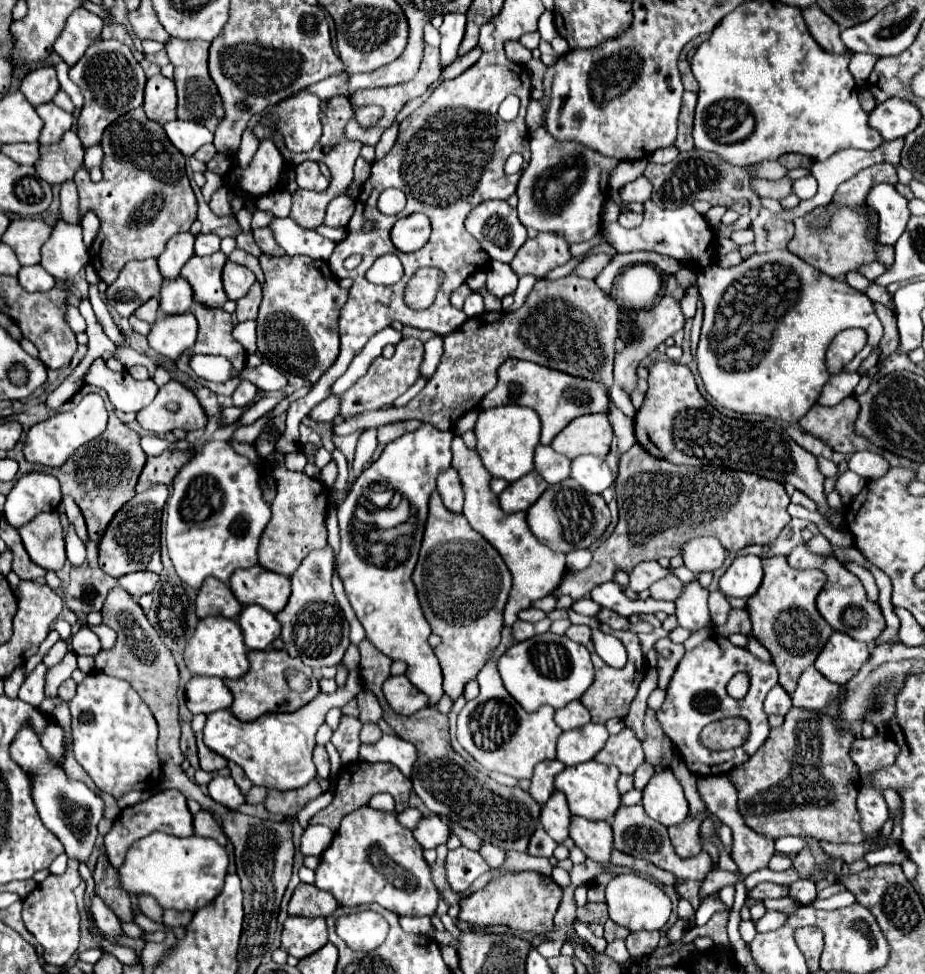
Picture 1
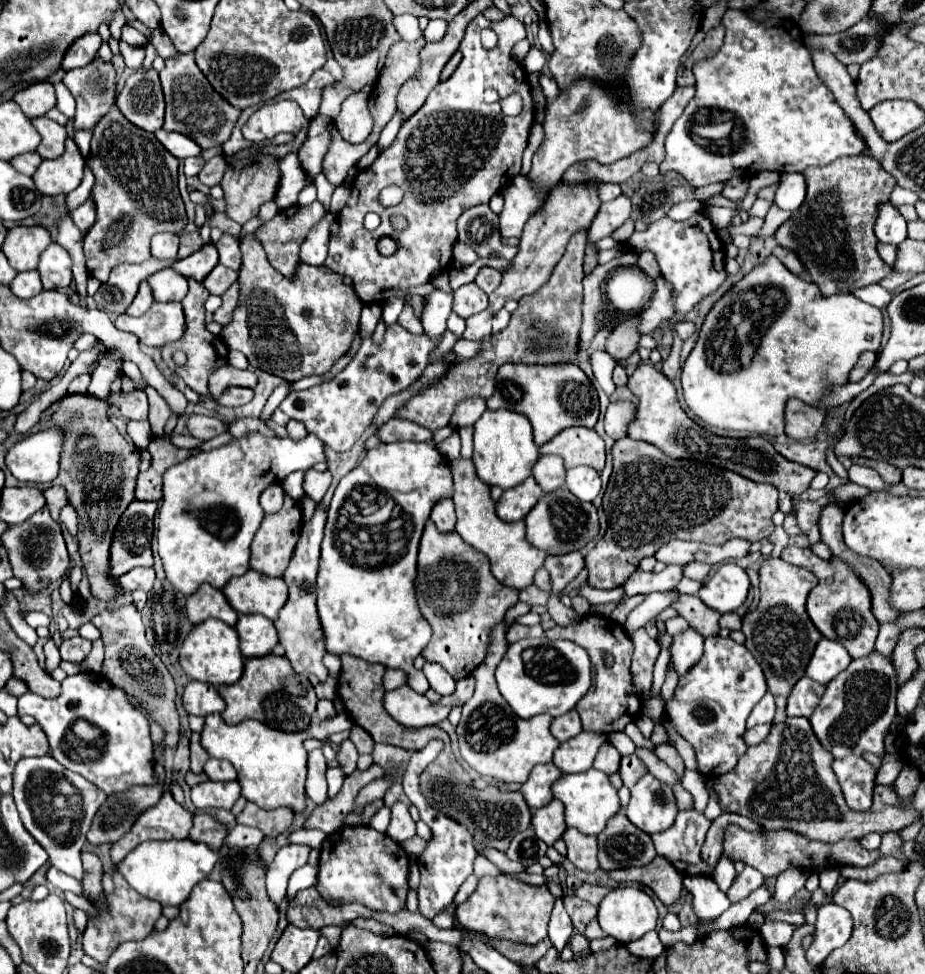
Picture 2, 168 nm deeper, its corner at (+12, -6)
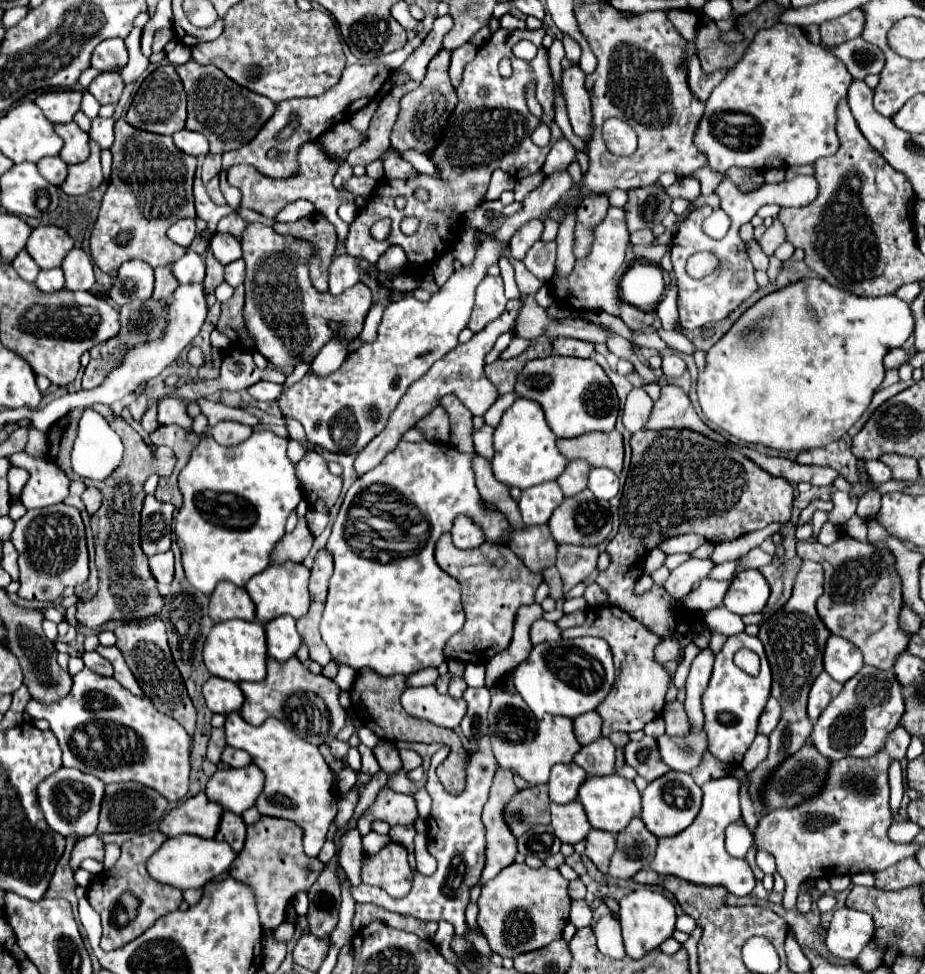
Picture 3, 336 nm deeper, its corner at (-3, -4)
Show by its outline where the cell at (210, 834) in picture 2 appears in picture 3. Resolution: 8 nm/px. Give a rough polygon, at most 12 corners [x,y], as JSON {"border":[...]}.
{"border":[[224,811],[214,839],[236,853],[244,847],[246,823]]}

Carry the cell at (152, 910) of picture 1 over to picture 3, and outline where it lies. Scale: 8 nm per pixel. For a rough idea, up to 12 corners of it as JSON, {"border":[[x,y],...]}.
{"border":[[160,831],[132,837],[86,897],[114,951],[180,907],[182,891],[154,881]]}

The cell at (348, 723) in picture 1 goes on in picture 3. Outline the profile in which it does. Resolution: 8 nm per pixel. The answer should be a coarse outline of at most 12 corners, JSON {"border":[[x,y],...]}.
{"border":[[358,745],[362,753],[362,773],[374,775],[380,769],[376,765],[372,749]]}

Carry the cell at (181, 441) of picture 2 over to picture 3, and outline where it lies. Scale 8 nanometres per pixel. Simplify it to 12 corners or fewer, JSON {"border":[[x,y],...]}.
{"border":[[162,399],[160,425],[178,425],[192,431],[187,405],[178,399]]}

